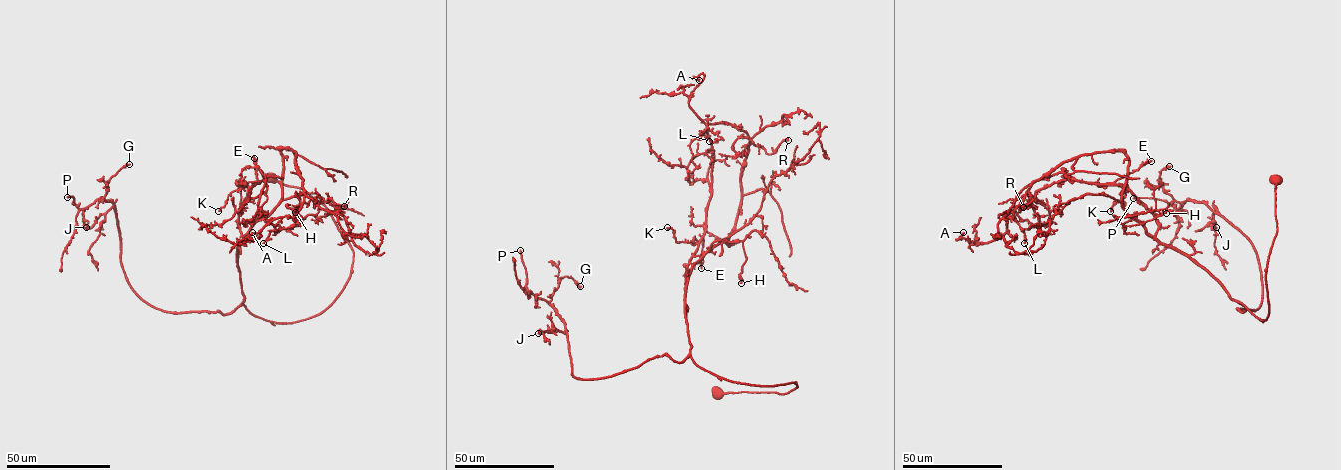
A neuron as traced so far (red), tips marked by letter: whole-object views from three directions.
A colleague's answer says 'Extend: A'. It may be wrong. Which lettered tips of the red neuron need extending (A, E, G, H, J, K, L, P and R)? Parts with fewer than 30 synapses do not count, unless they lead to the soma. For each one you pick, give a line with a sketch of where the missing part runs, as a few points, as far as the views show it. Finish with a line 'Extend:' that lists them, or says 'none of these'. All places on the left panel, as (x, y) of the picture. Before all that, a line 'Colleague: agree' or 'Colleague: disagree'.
Colleague: disagree
P: missing branch runs (67, 197), (60, 198), (69, 203), (68, 205), (70, 202), (78, 202)
Extend: P

